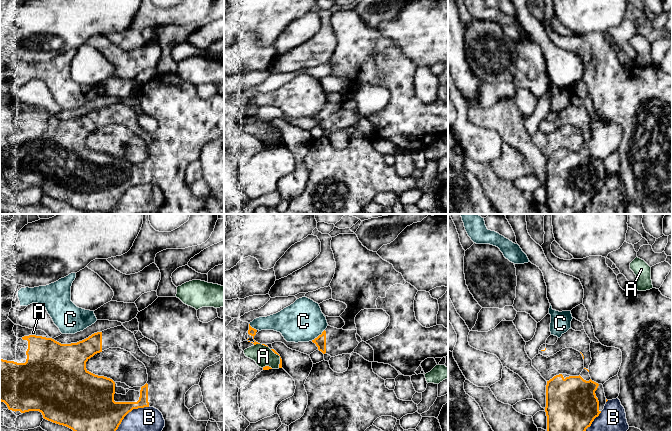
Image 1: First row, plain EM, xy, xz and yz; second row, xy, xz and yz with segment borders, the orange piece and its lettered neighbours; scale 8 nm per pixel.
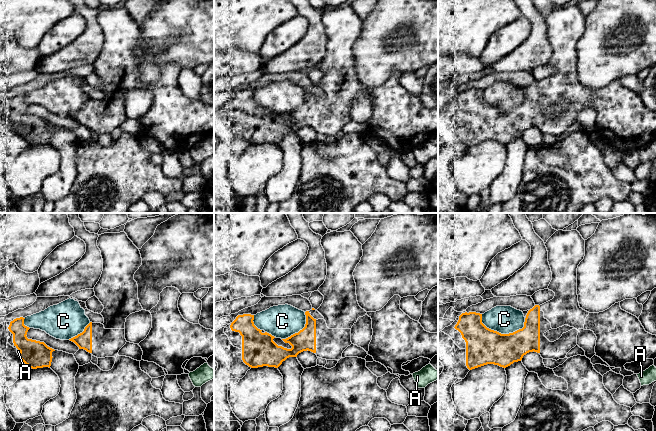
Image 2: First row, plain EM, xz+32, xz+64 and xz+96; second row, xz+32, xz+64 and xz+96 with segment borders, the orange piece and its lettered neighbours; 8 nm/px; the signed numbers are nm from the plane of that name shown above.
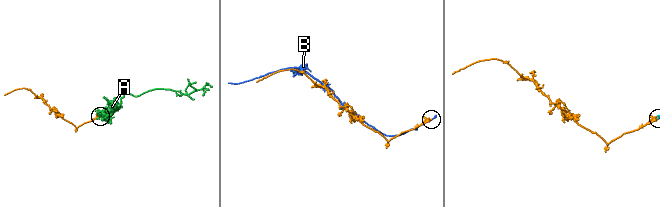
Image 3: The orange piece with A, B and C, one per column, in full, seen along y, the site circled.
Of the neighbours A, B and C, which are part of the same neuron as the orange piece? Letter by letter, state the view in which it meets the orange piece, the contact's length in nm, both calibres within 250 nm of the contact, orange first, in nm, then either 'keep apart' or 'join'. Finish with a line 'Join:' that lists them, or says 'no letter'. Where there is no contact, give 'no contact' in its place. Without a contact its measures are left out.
A: contact in xz; length 170 nm; calibres 30 and 160 nm; keep apart
B: contact in xy; length 400 nm; calibres 360 and 240 nm; keep apart
C: contact in xz; length 140 nm; calibres 90 and 340 nm; keep apart
Join: no letter

